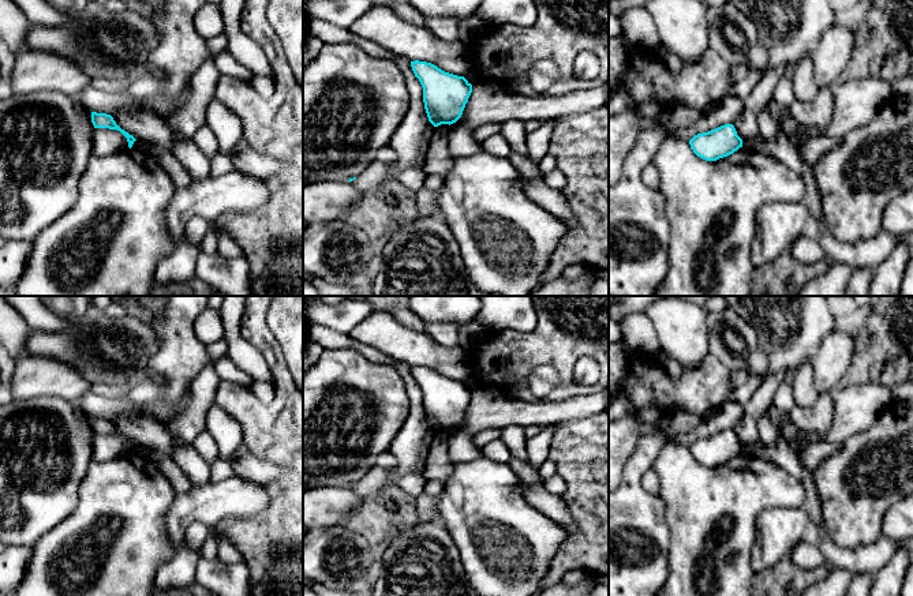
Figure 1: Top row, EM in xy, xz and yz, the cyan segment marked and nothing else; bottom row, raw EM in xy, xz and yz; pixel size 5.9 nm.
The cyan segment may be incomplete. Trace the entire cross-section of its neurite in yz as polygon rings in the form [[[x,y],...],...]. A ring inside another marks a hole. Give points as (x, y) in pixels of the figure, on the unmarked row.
[[[725,430],[708,438],[697,439],[689,446],[693,458],[706,465],[716,466],[742,453],[742,445],[733,430]]]

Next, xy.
[[[91,417],[91,428],[93,428],[94,434],[109,434],[109,435],[120,436],[127,443],[130,454],[132,453],[134,447],[136,446],[132,441],[130,441],[128,438],[126,438],[124,435],[120,434],[111,420]]]

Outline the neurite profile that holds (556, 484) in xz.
[[[558,473],[547,480],[543,480],[543,486],[549,492],[557,496],[562,496],[566,491],[566,483]]]

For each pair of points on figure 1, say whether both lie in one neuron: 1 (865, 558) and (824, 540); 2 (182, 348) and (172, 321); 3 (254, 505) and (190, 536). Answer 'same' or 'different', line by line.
1: same
2: same
3: different

